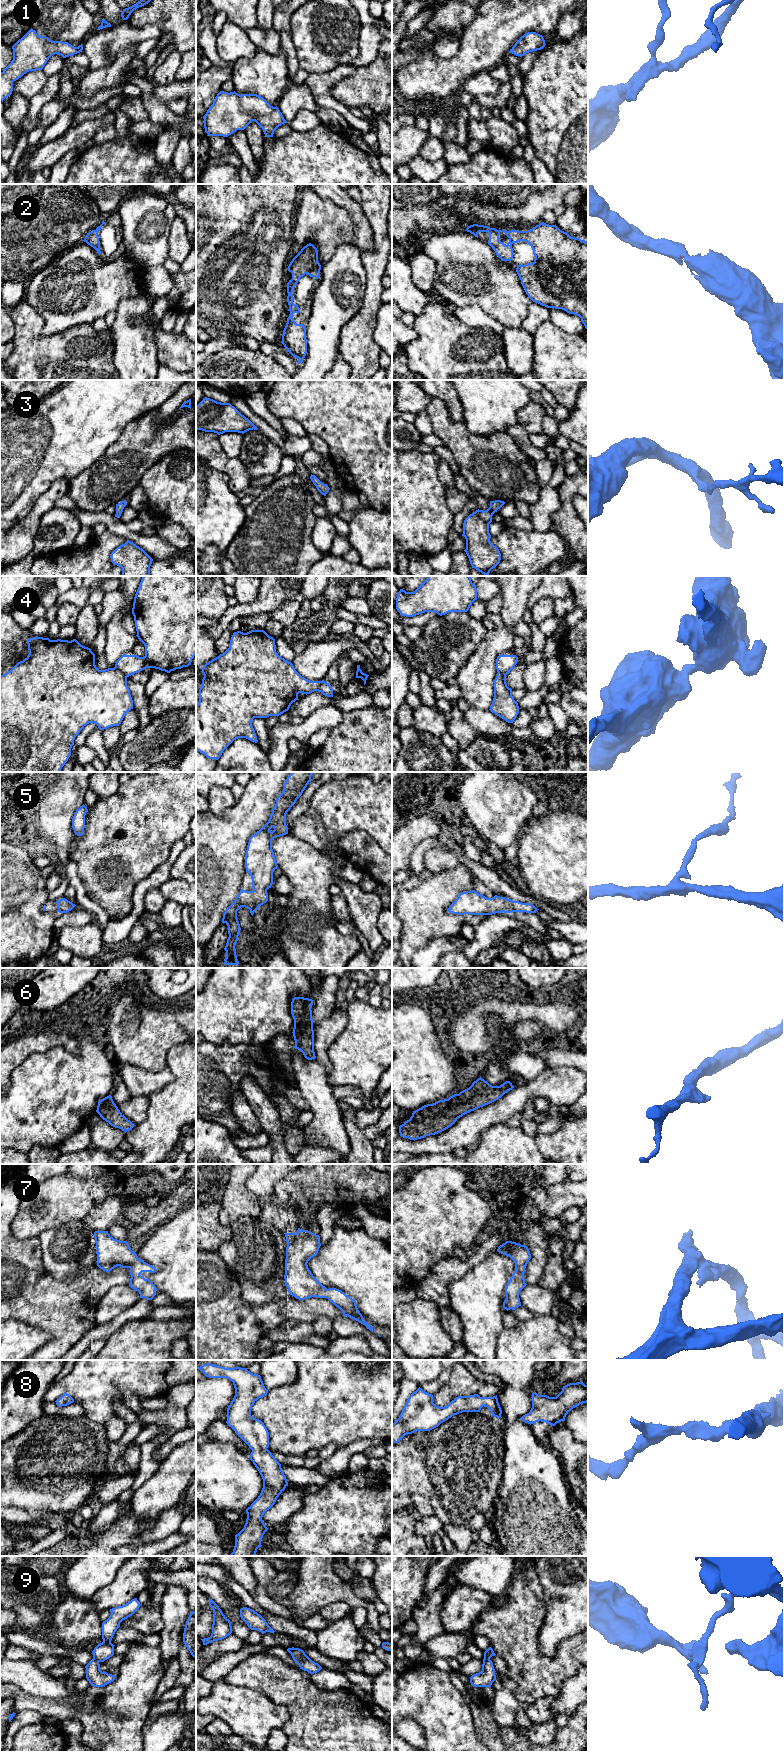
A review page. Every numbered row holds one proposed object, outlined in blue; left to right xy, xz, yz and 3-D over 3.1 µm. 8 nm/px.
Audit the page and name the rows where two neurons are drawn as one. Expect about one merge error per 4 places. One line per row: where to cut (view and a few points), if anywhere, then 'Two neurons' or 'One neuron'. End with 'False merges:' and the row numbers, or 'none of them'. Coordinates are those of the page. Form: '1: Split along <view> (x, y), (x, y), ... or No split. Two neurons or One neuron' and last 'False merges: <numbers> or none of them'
1: No split. One neuron
2: No split. One neuron
3: No split. One neuron
4: Split along xy (114, 667), (127, 676). Two neurons
5: No split. One neuron
6: No split. One neuron
7: No split. One neuron
8: No split. One neuron
9: Split along xy (93, 1657), (99, 1661). Two neurons
False merges: 4, 9

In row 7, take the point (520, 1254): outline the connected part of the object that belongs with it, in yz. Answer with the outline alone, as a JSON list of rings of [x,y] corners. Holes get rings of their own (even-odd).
[[[512,1241],[503,1243],[498,1247],[497,1251],[509,1256],[515,1263],[515,1271],[506,1285],[506,1299],[503,1302],[504,1309],[507,1311],[510,1309],[515,1310],[521,1306],[519,1293],[527,1285],[525,1283],[524,1273],[531,1259],[531,1254],[527,1246]]]

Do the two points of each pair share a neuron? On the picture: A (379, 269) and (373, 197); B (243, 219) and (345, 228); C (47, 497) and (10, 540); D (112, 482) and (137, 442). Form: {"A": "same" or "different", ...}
{"A": "same", "B": "different", "C": "same", "D": "same"}

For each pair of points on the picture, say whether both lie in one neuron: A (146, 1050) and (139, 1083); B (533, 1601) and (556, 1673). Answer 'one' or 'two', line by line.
A: two
B: one

